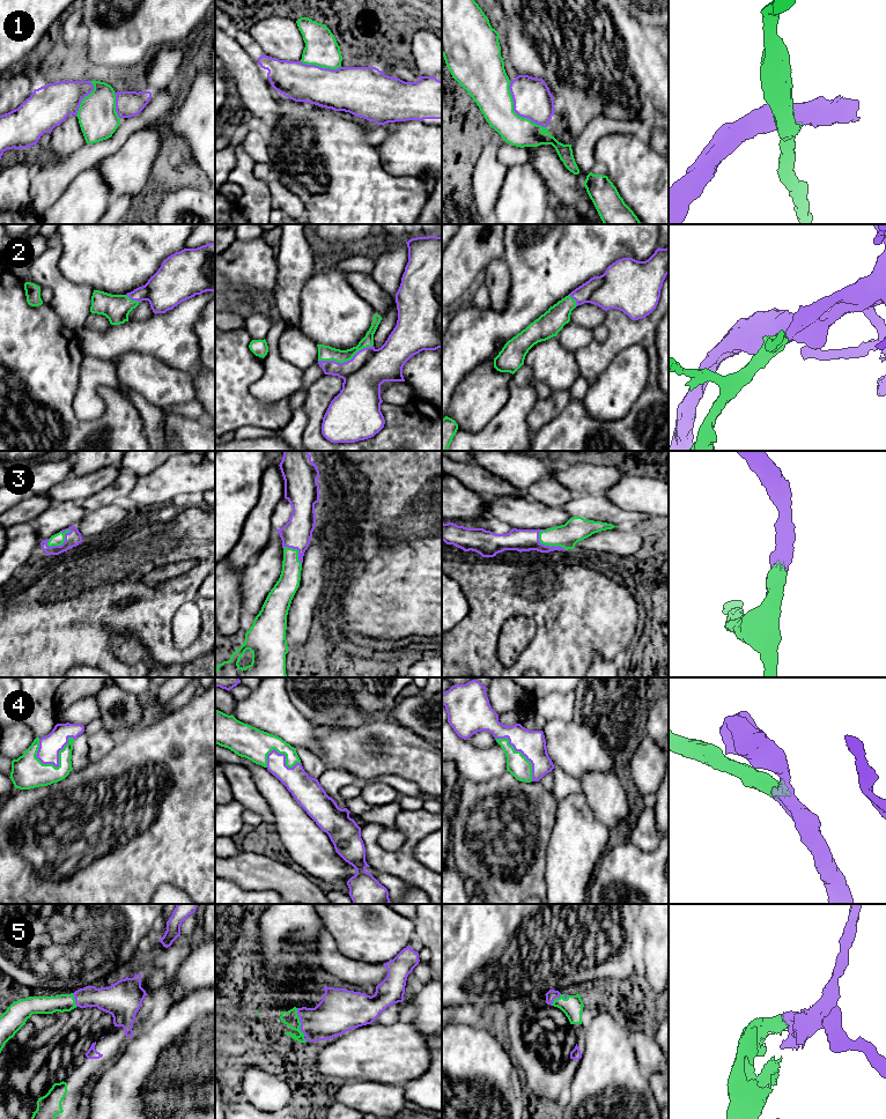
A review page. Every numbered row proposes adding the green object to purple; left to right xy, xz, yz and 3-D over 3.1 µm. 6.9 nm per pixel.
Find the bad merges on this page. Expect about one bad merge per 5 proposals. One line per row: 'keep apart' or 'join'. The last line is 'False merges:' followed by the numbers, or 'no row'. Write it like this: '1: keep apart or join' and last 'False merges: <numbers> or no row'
1: keep apart
2: join
3: join
4: join
5: join
False merges: 1

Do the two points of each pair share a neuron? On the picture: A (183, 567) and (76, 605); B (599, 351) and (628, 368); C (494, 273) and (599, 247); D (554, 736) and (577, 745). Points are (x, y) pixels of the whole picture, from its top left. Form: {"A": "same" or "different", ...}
{"A": "different", "B": "different", "C": "different", "D": "same"}

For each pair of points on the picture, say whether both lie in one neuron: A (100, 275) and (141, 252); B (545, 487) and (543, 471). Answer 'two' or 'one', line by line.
A: one
B: two

